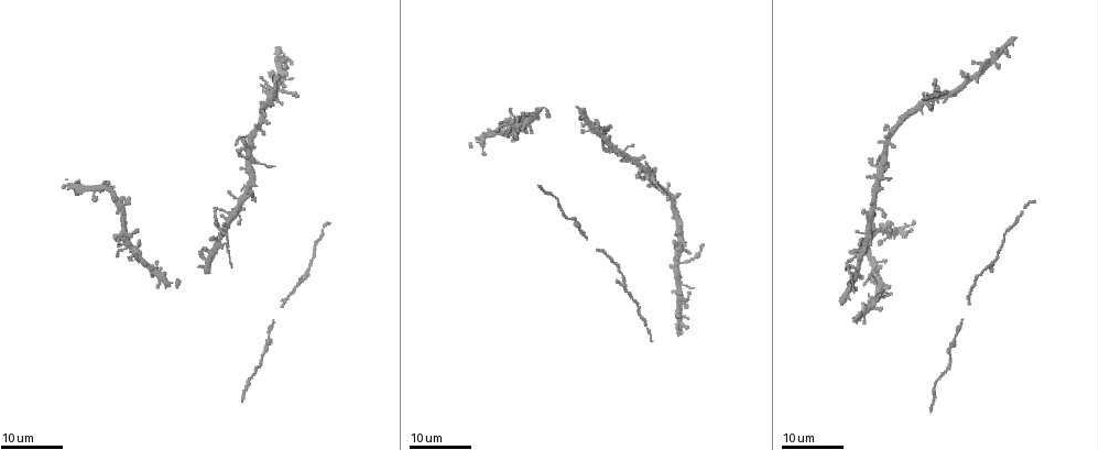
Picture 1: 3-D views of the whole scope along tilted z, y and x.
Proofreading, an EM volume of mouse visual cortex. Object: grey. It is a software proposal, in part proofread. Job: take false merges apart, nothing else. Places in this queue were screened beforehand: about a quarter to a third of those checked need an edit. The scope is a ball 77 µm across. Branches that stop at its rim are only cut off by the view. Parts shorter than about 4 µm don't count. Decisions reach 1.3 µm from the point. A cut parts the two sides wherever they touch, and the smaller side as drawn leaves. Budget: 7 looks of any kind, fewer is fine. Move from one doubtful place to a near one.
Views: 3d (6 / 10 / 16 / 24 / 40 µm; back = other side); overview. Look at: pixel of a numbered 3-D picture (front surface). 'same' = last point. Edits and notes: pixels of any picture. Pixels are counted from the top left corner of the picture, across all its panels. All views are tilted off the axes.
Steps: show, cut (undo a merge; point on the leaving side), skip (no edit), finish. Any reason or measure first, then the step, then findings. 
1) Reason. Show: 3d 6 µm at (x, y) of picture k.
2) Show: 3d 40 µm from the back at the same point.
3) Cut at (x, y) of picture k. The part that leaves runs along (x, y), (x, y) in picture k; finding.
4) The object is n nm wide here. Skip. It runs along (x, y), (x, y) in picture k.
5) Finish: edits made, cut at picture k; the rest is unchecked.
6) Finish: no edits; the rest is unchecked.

Show: 3d 24 µm at (230, 213) of picture 1.

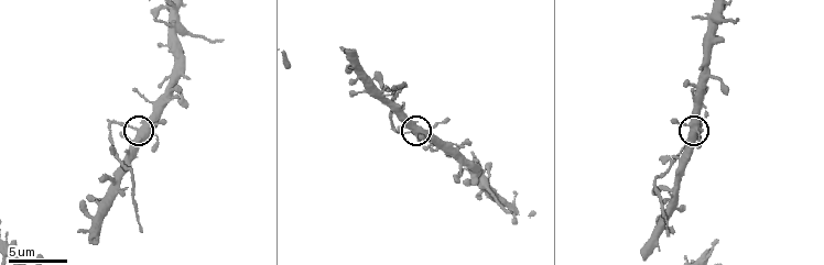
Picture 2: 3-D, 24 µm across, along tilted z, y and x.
Show: 3d 6 µm at (137, 127) of picture 2.

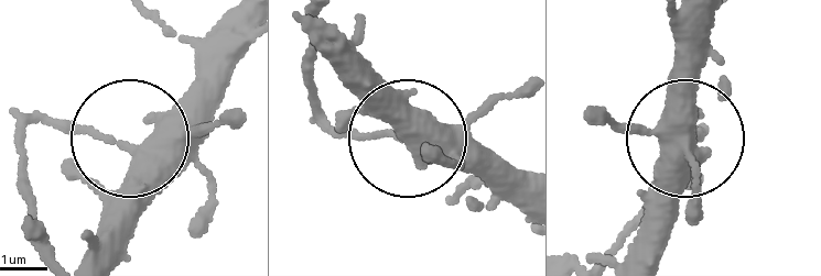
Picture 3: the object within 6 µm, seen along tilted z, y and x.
Cut at (61, 121) of picture 3. The part that leaves runs along (123, 151), (44, 118), (28, 128), (28, 202), (45, 252) in picture 3; a second neuron is stuck on.

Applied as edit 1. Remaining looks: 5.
Show: overview.

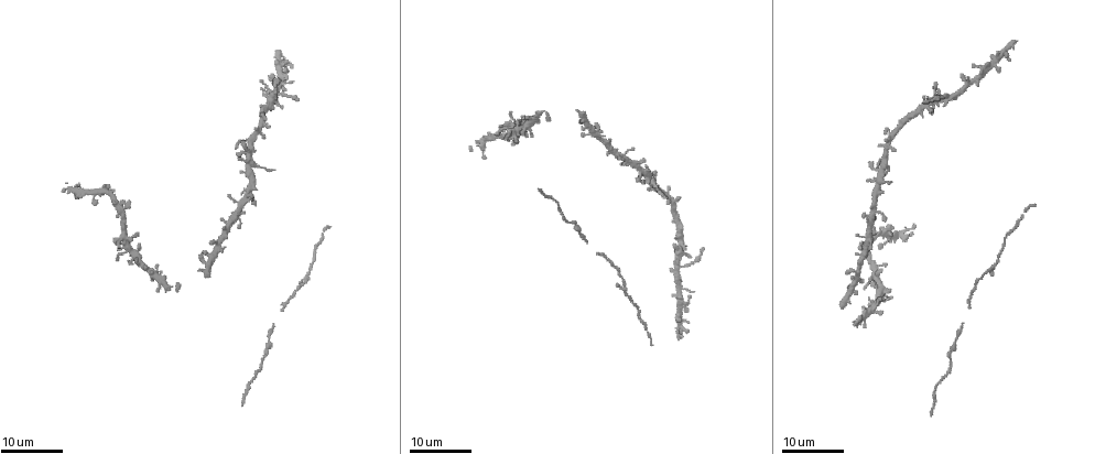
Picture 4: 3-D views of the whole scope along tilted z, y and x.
Thin arm on a thick one. Show: 3d 24 µm at (874, 210) of picture 4.

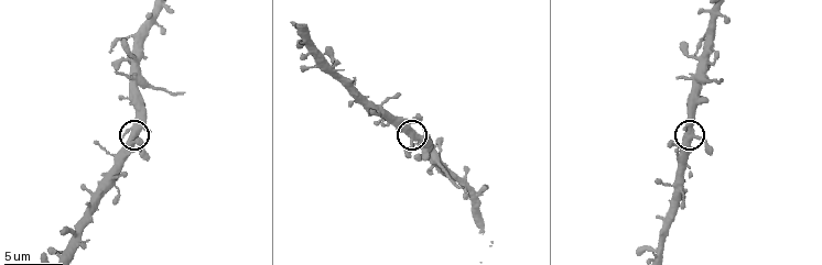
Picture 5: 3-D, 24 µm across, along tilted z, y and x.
Show: 3d 10 µm at (411, 141) of picture 5.

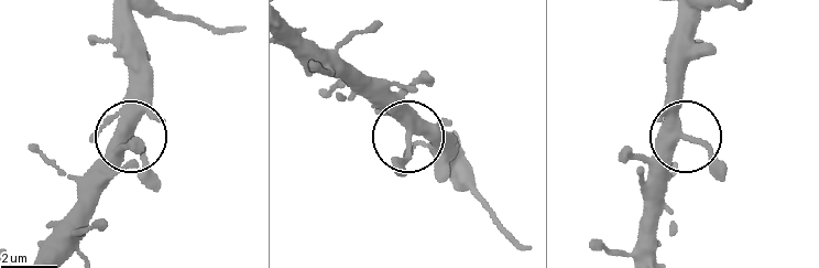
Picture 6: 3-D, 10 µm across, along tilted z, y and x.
The side arm is 41 µm long. Skip. All the same neuron.

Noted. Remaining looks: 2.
Three arms meet. Show: 3d 16 µm at (280, 95) of picture 4.

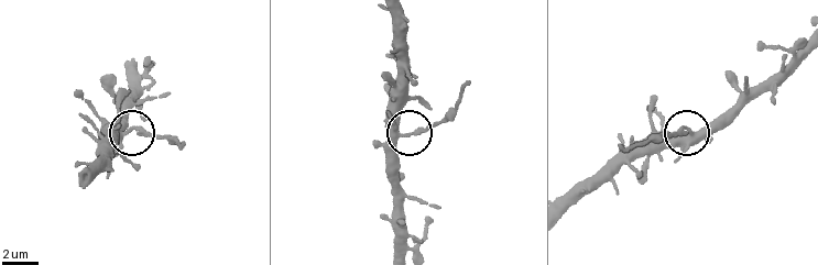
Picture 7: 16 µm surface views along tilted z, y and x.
Zoom in. Show: 3d 10 µm at (123, 134) of picture 7.

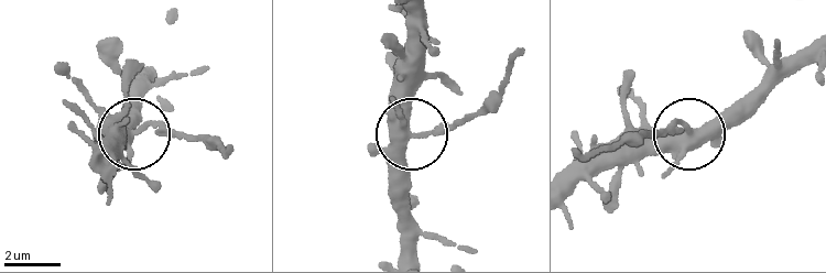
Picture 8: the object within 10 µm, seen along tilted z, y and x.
The object is 310 nm wide here. Cut at (175, 135) of picture 8. The part that leaves runs along (145, 123), (208, 139), (228, 152) in picture 8; two neurons meet here.

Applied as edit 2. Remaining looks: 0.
Finish: edits made, cut at picture 3, cut at picture 8; the rest is unchecked.

